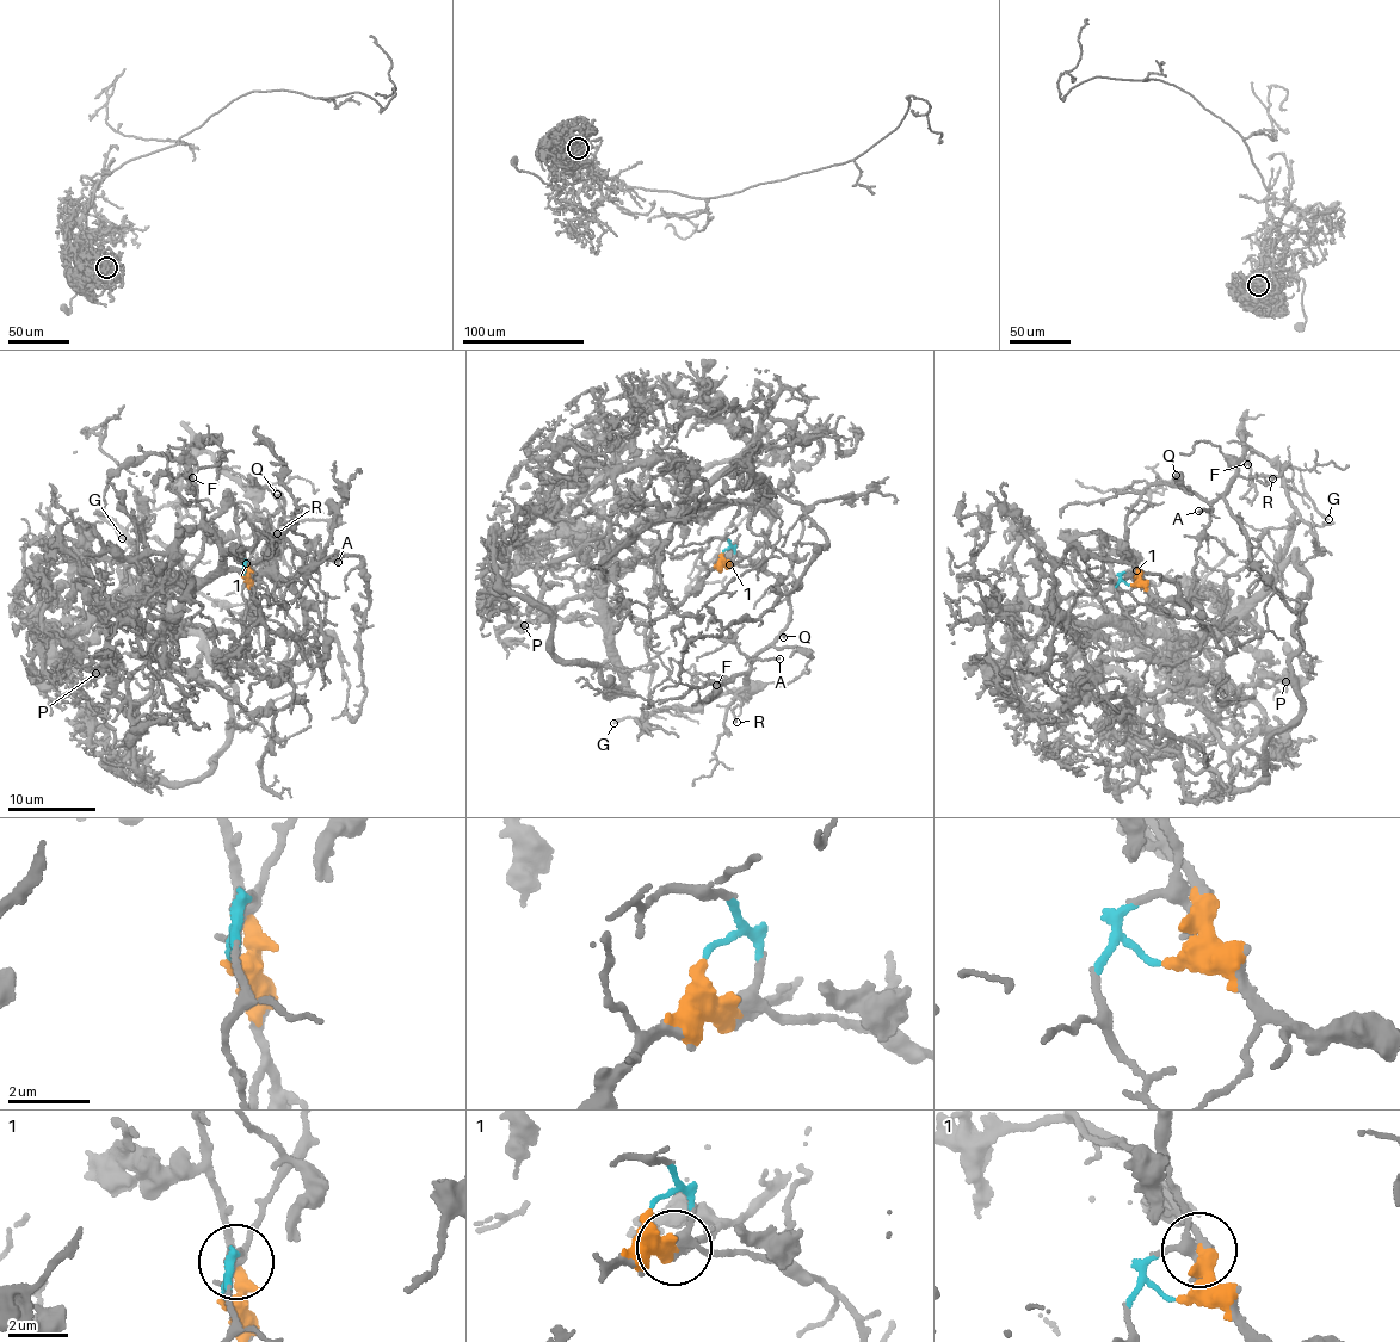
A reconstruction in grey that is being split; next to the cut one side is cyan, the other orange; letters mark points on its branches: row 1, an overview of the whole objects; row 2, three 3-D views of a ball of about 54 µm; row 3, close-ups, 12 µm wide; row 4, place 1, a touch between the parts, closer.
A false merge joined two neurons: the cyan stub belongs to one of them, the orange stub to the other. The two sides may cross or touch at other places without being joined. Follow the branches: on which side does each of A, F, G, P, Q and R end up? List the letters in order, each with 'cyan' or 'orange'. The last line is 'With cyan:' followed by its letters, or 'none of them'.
A: cyan
F: cyan
G: cyan
P: orange
Q: cyan
R: cyan
With cyan: A, F, G, Q, R

